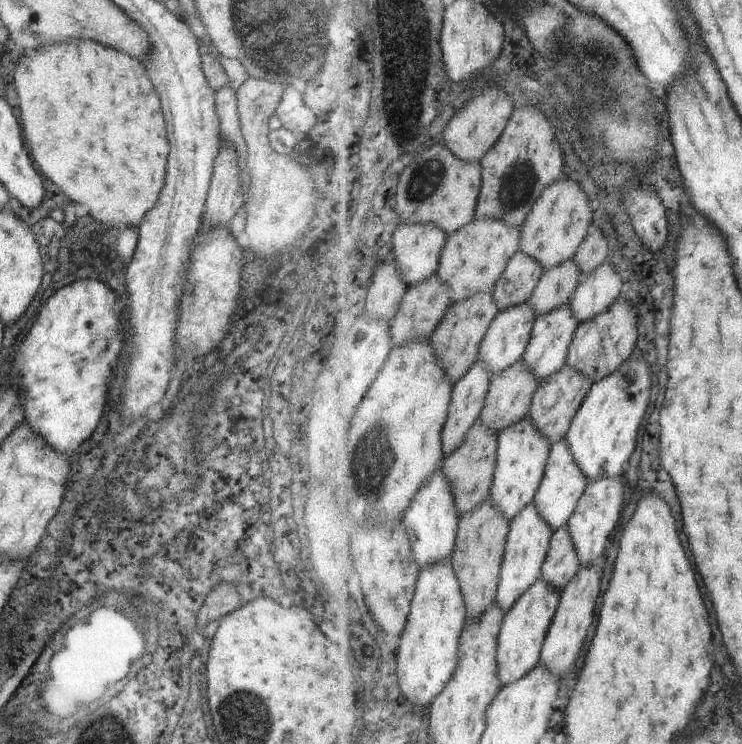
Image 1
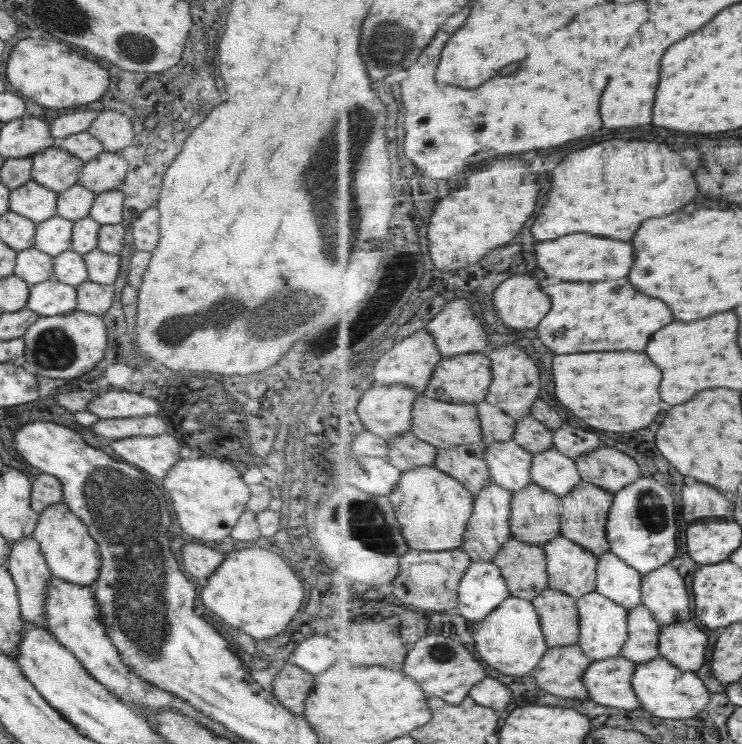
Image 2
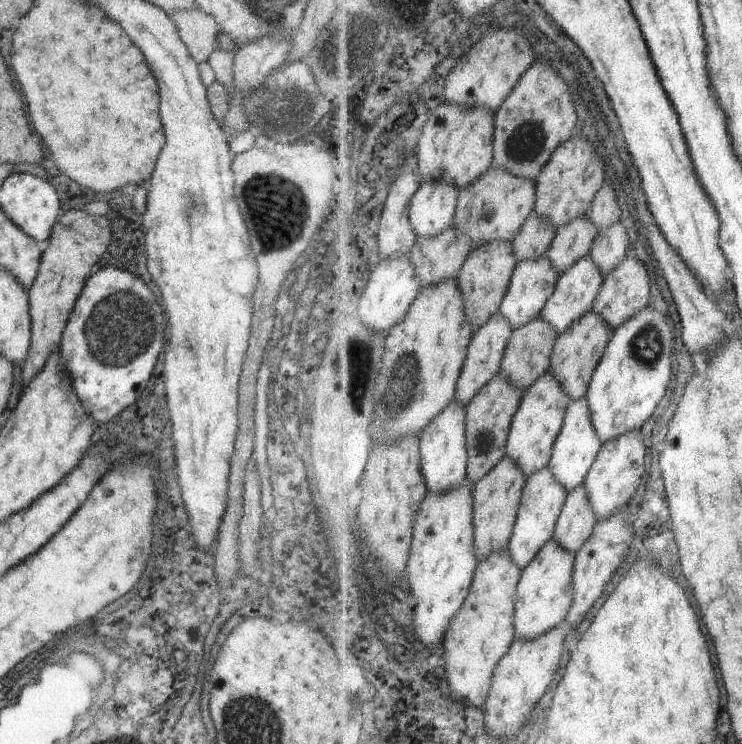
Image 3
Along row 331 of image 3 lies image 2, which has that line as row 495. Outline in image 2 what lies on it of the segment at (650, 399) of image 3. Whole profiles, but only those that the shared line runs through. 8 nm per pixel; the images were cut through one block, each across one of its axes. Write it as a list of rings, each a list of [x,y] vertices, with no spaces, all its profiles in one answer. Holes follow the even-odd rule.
[[[654,478],[636,480],[624,491],[616,493],[615,506],[608,522],[608,538],[612,550],[644,575],[659,571],[678,556],[676,538],[676,502],[674,494]]]

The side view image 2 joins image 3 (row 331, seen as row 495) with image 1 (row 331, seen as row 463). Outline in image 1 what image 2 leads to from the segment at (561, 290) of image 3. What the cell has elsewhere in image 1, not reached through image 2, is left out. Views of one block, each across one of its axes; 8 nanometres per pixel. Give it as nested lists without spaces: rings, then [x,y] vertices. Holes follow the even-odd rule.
[[[572,300],[568,304],[556,308],[554,312],[546,314],[546,316],[539,316],[530,346],[528,346],[528,350],[523,356],[524,362],[528,364],[528,370],[532,374],[536,374],[542,381],[550,378],[552,374],[560,372],[567,364],[568,355],[580,325],[580,320],[576,318],[576,314],[572,310]]]

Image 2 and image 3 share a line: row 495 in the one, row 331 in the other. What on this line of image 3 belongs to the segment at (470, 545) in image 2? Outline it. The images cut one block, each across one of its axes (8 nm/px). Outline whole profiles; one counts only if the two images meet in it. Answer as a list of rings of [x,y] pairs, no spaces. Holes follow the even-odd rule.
[[[498,312],[498,314],[494,314],[488,320],[488,324],[484,324],[475,333],[475,338],[469,349],[467,364],[463,370],[463,376],[459,380],[459,390],[457,393],[458,404],[462,404],[462,406],[470,405],[470,402],[479,396],[484,386],[487,386],[488,382],[492,382],[498,374],[501,374],[507,348],[510,345],[514,332],[515,327],[510,321],[510,318],[506,318],[502,312]]]

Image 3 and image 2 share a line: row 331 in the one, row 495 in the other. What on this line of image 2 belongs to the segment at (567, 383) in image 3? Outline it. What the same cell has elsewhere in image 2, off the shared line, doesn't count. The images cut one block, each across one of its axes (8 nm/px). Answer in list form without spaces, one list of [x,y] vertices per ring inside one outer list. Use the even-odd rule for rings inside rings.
[[[584,481],[571,495],[562,498],[564,536],[591,549],[596,556],[607,555],[612,550],[611,541],[608,538],[608,522],[611,519],[612,507],[615,506],[615,498],[616,493]]]

